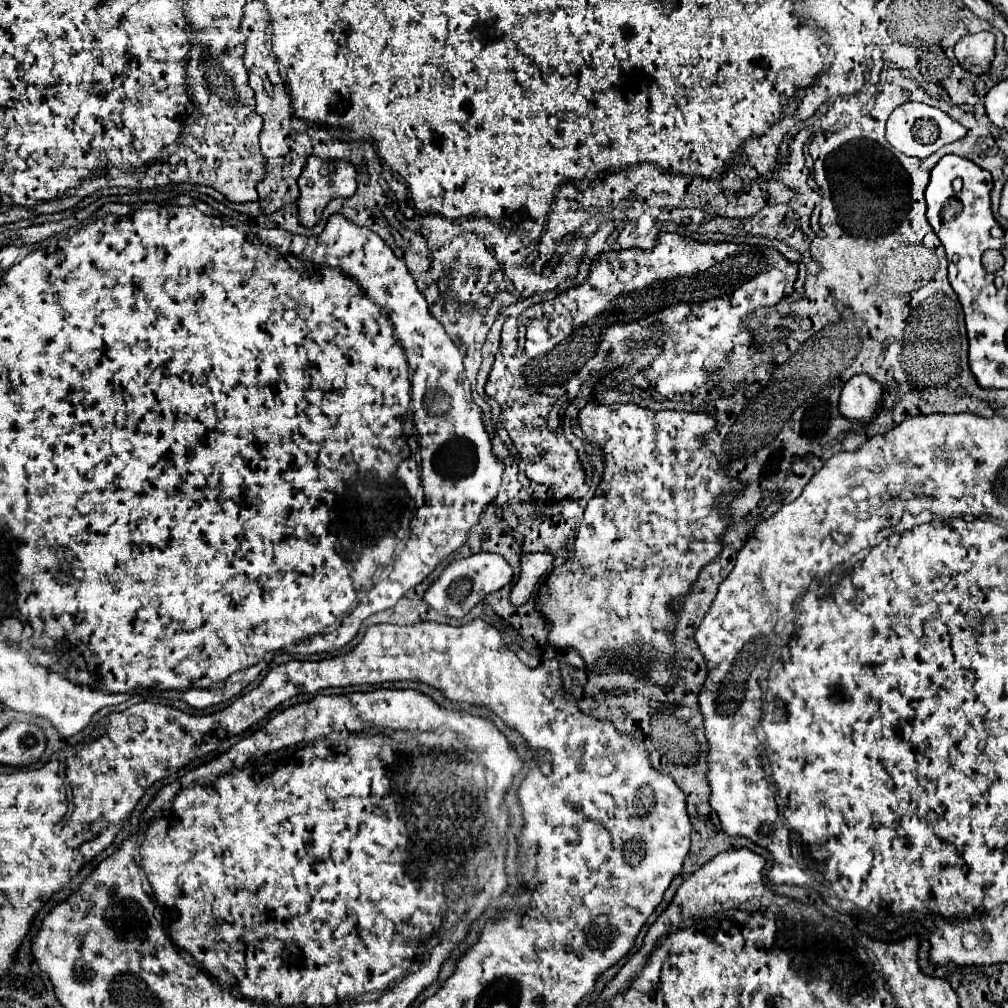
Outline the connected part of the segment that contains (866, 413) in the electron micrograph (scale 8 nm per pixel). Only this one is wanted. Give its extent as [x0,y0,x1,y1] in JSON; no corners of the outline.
[839,374,885,424]

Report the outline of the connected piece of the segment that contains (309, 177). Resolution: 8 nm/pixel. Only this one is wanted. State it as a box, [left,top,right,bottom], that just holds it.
[297,156,357,226]

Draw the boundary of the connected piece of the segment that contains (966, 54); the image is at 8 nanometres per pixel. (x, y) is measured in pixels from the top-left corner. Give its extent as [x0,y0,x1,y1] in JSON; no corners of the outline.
[955,32,995,74]

